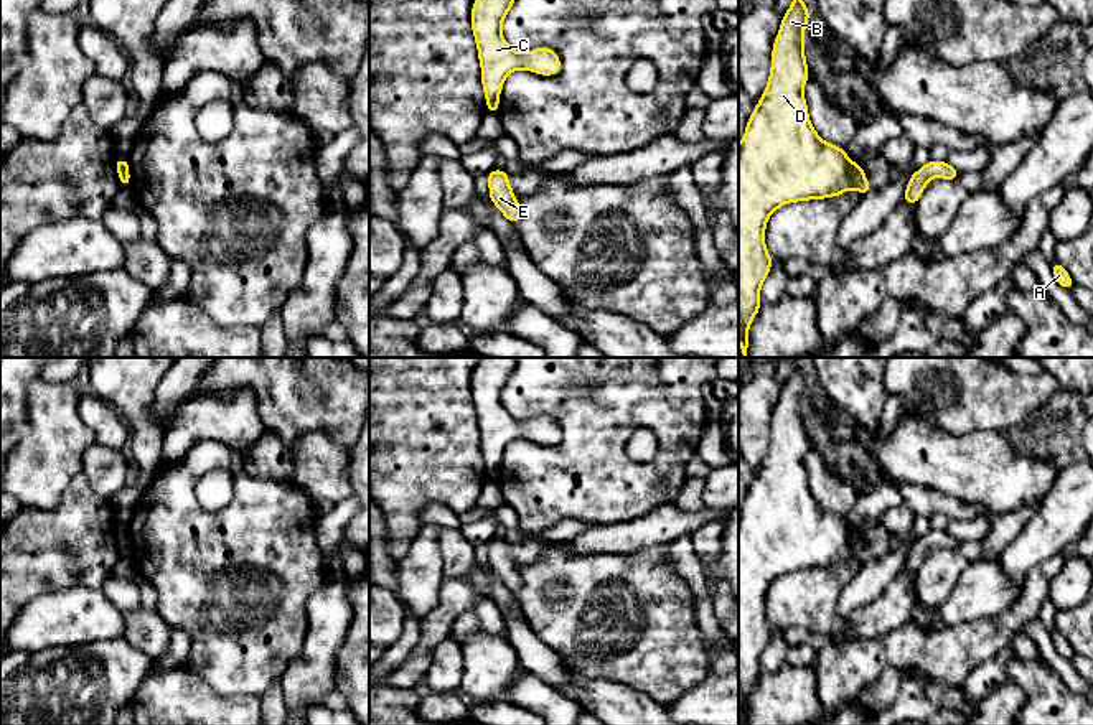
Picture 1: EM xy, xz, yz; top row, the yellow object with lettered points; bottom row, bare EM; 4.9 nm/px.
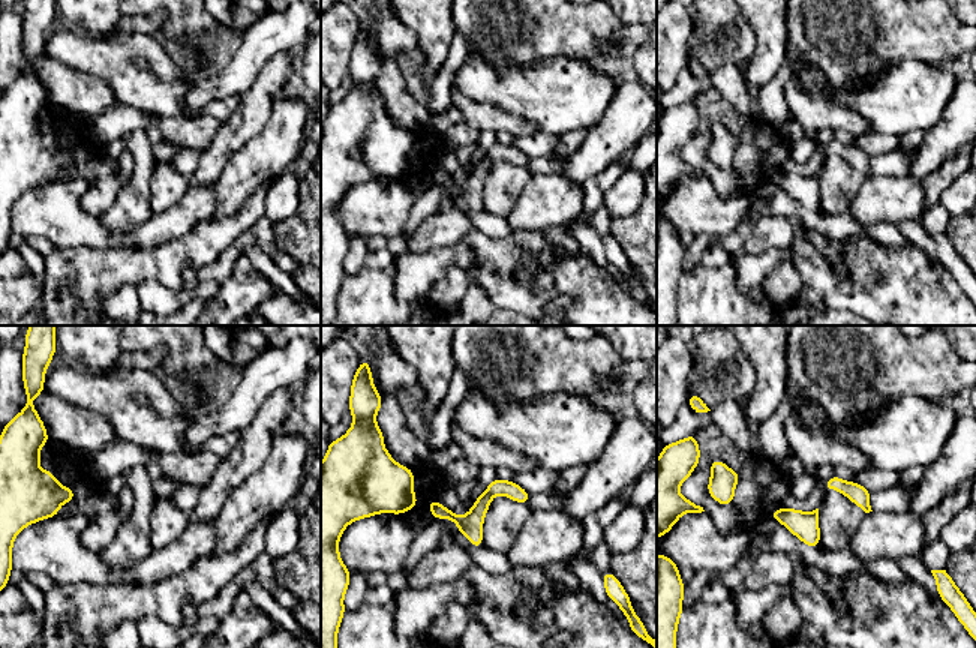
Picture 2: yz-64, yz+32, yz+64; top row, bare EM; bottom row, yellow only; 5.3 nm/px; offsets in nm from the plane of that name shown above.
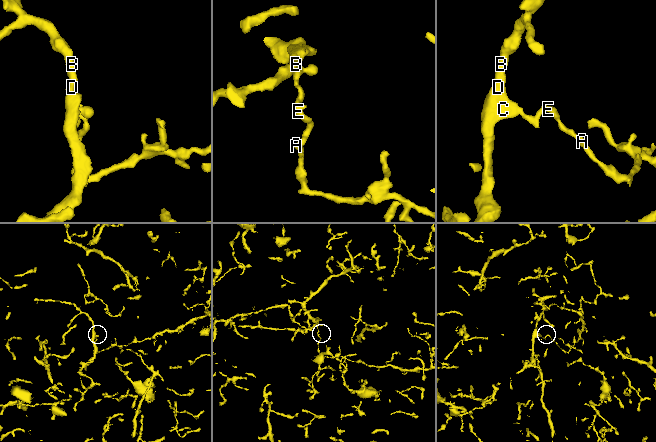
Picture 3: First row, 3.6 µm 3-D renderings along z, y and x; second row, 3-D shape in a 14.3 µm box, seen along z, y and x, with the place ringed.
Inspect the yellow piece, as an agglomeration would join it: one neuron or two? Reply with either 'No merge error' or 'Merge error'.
Merge error

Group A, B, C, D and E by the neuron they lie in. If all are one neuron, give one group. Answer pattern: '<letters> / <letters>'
A E / B C D

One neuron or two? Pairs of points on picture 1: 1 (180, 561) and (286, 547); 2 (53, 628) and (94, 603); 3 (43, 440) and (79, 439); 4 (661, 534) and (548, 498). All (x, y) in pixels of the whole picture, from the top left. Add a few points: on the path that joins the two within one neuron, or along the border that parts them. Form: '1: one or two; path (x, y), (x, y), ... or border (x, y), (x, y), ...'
1: one; path (206, 561), (256, 561), (259, 557)
2: one; path (63, 618), (84, 613)
3: one; path (51, 440), (71, 439)
4: two; border (660, 508), (627, 521), (594, 526)

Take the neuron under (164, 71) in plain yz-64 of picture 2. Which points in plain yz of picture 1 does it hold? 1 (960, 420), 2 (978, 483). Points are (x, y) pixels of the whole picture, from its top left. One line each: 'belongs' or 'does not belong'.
1: does not belong
2: belongs

